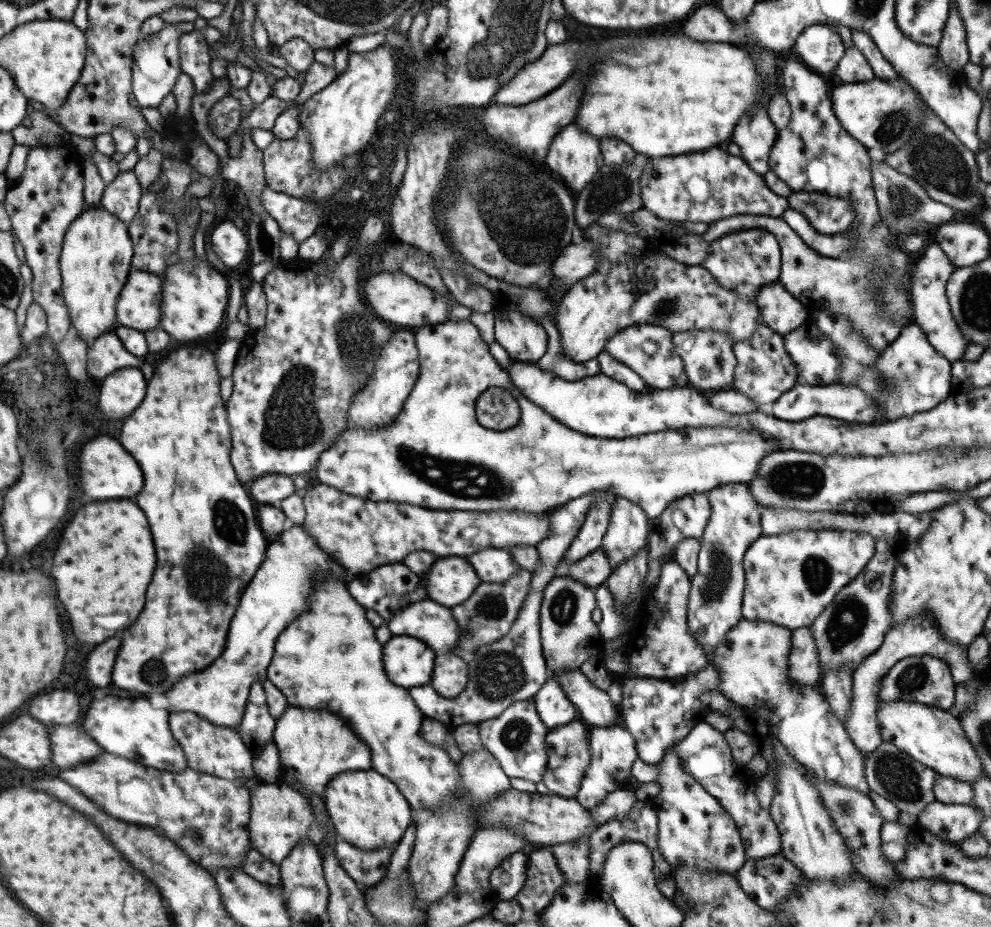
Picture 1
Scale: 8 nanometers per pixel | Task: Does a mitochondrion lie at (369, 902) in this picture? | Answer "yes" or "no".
no

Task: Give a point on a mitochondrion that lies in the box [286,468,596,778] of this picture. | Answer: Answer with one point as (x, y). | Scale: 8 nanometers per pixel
(498, 675)

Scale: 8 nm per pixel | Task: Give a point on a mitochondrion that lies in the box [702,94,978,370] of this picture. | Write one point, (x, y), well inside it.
(934, 158)

